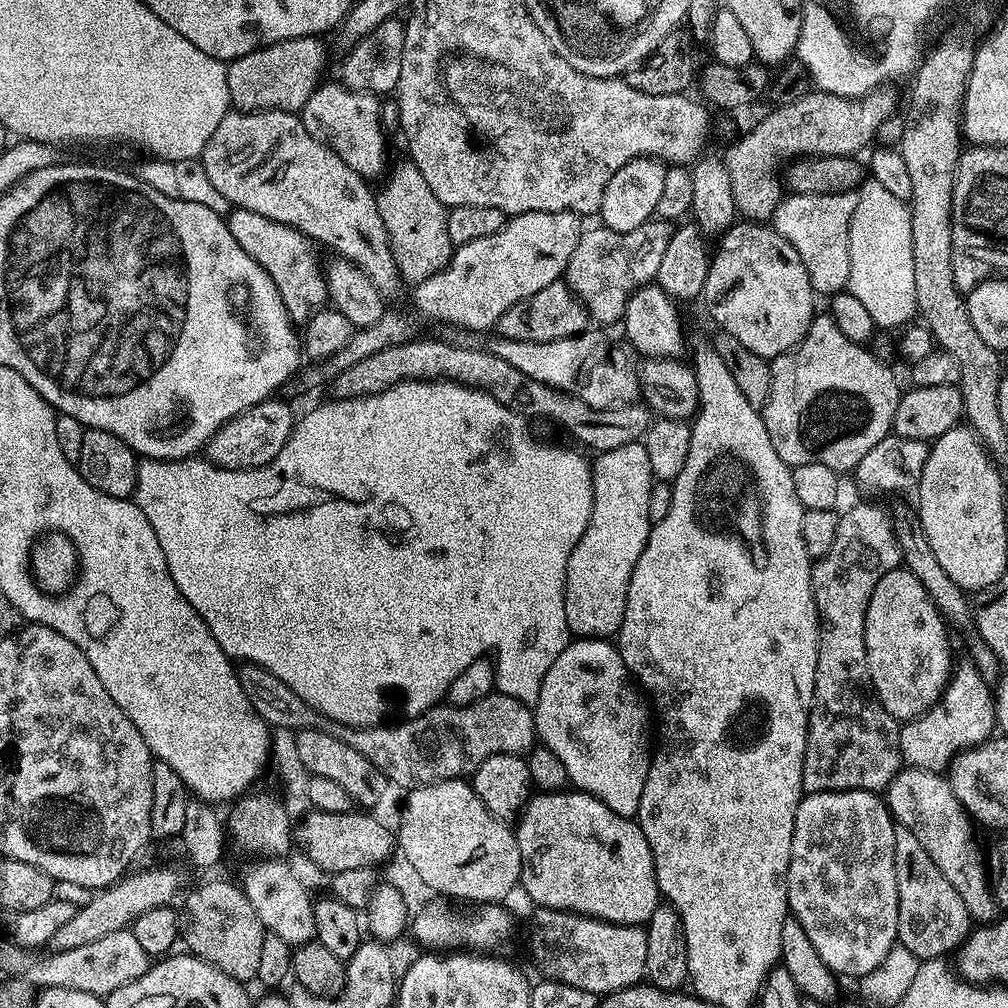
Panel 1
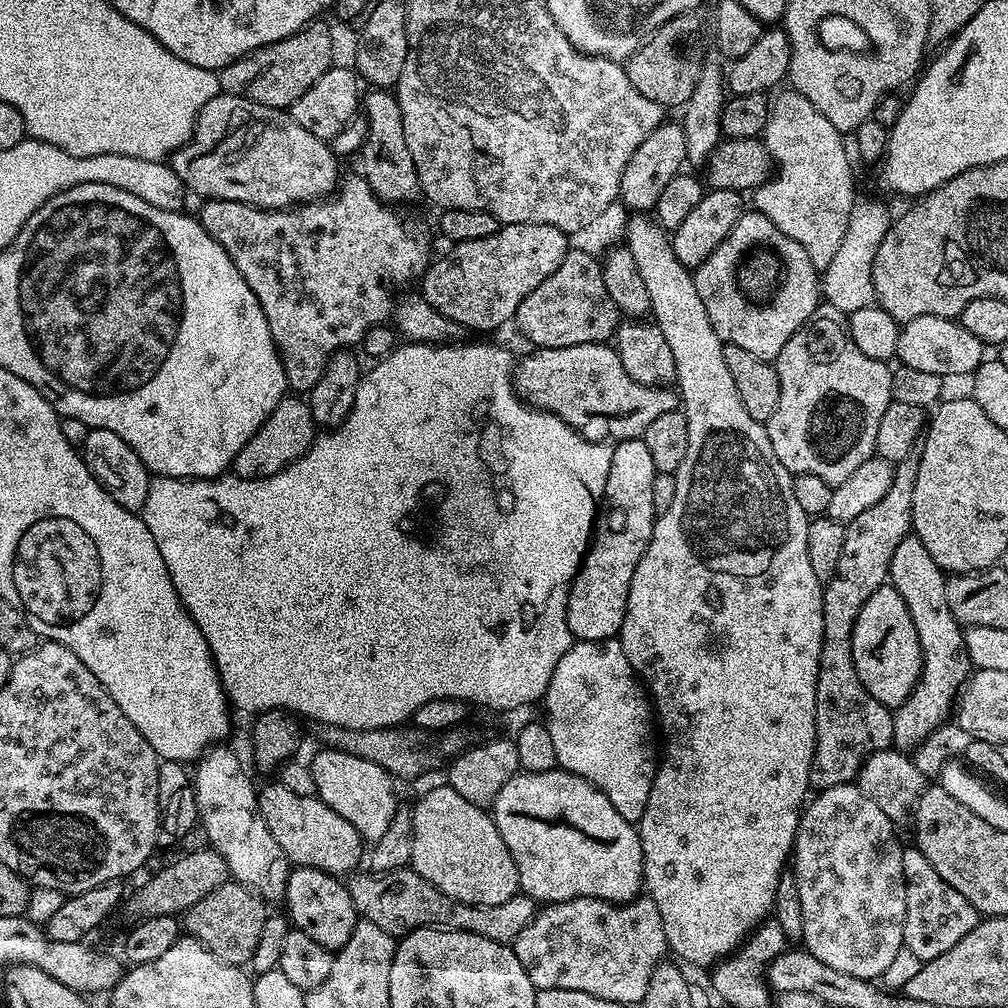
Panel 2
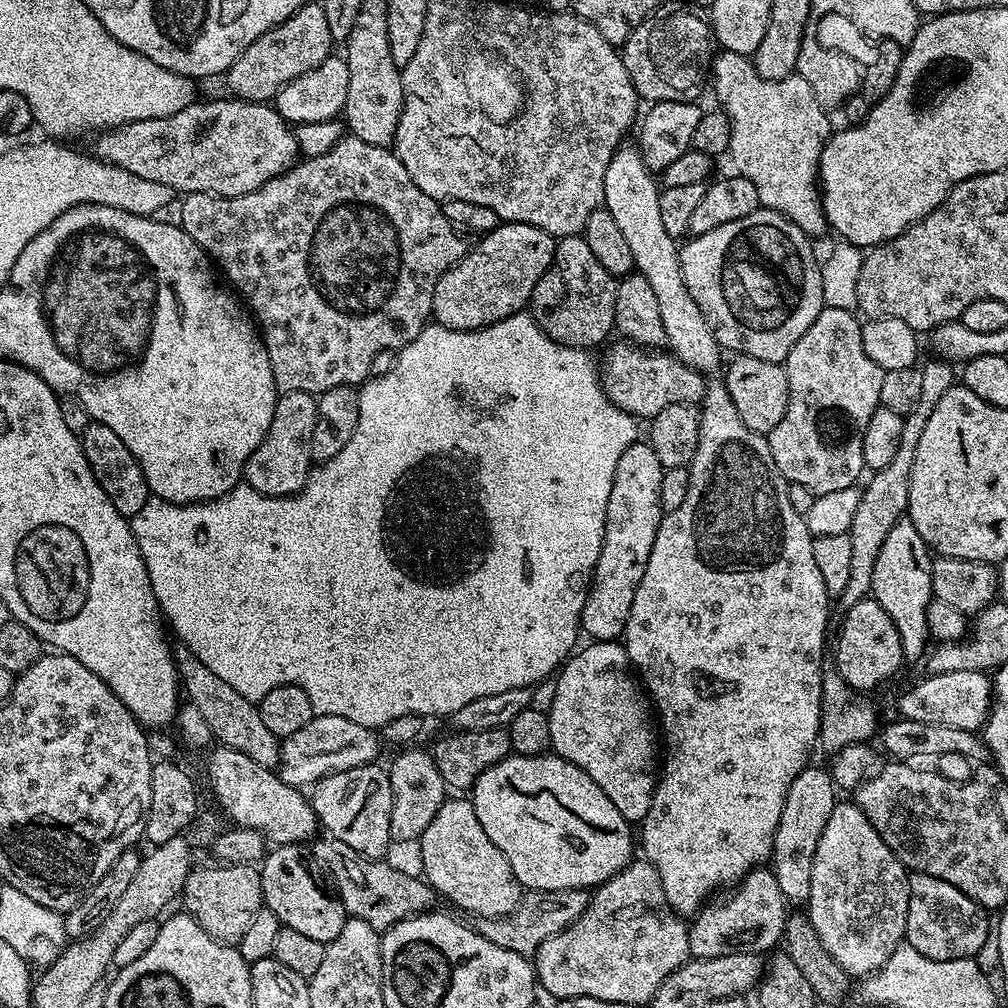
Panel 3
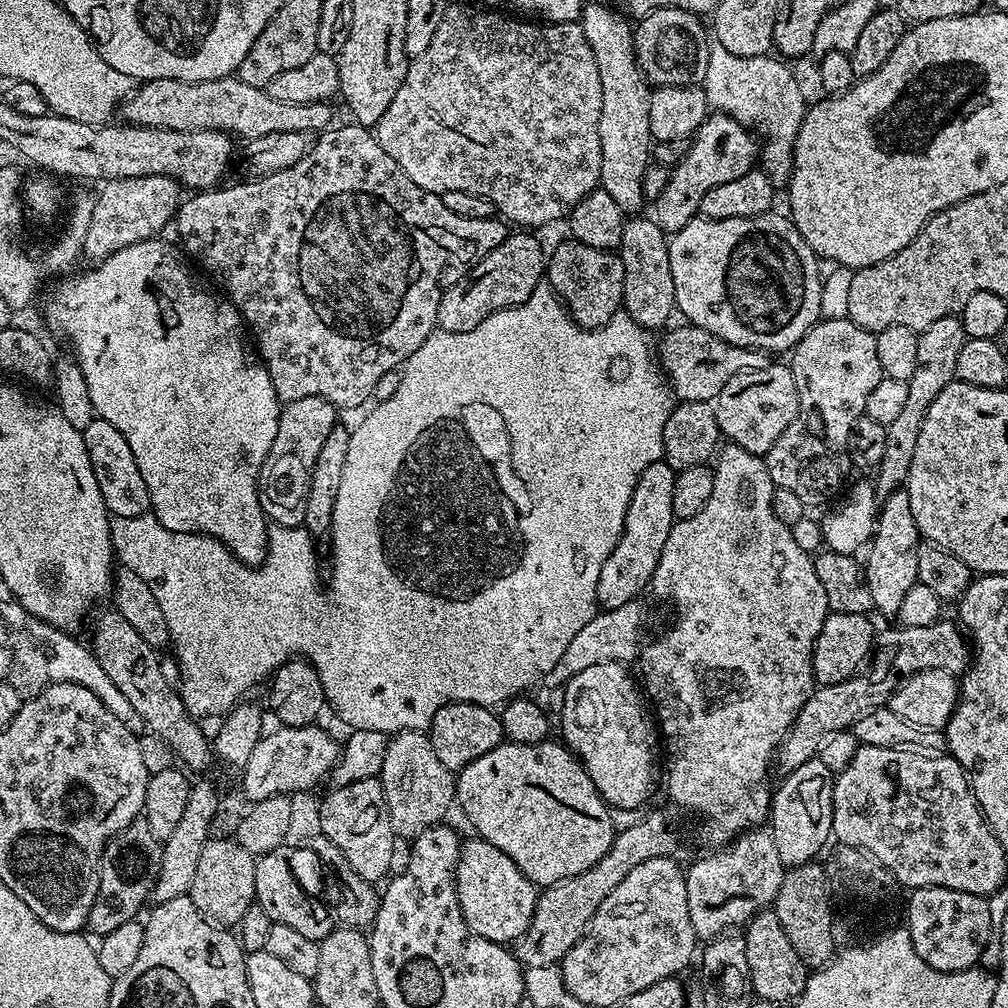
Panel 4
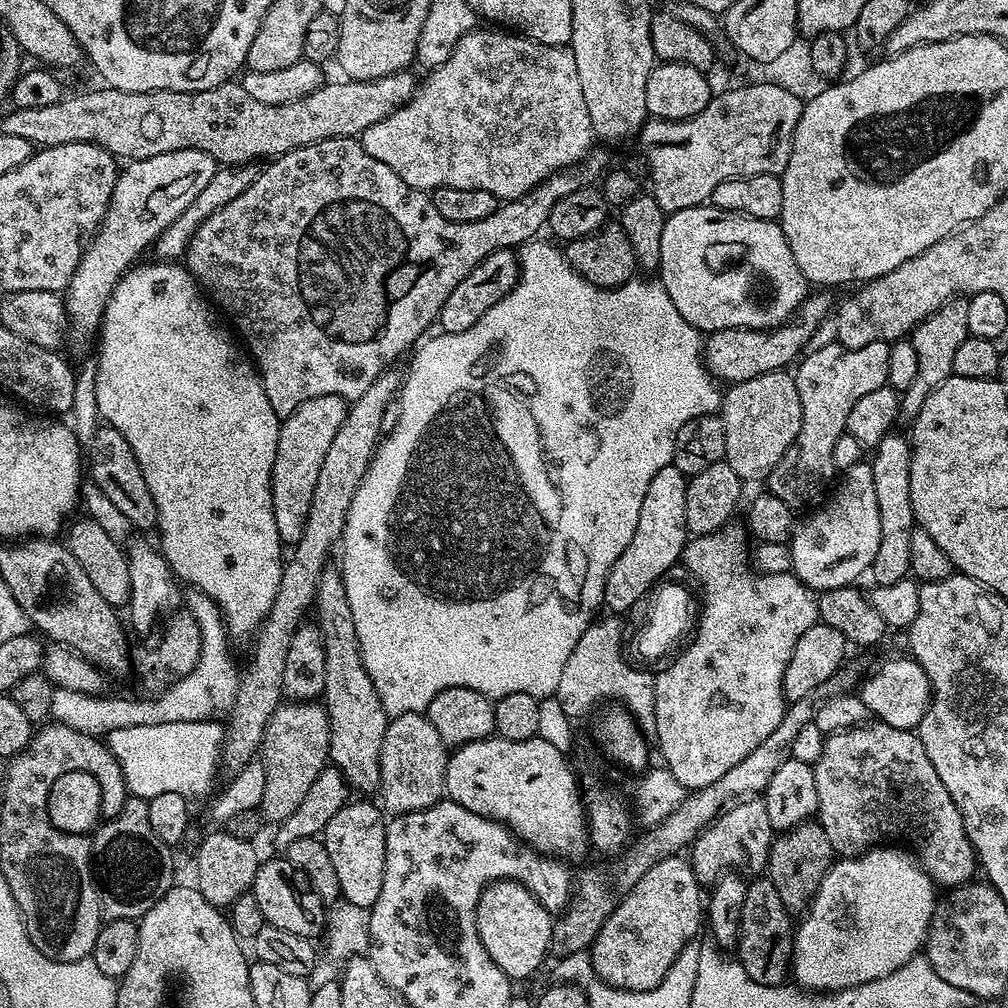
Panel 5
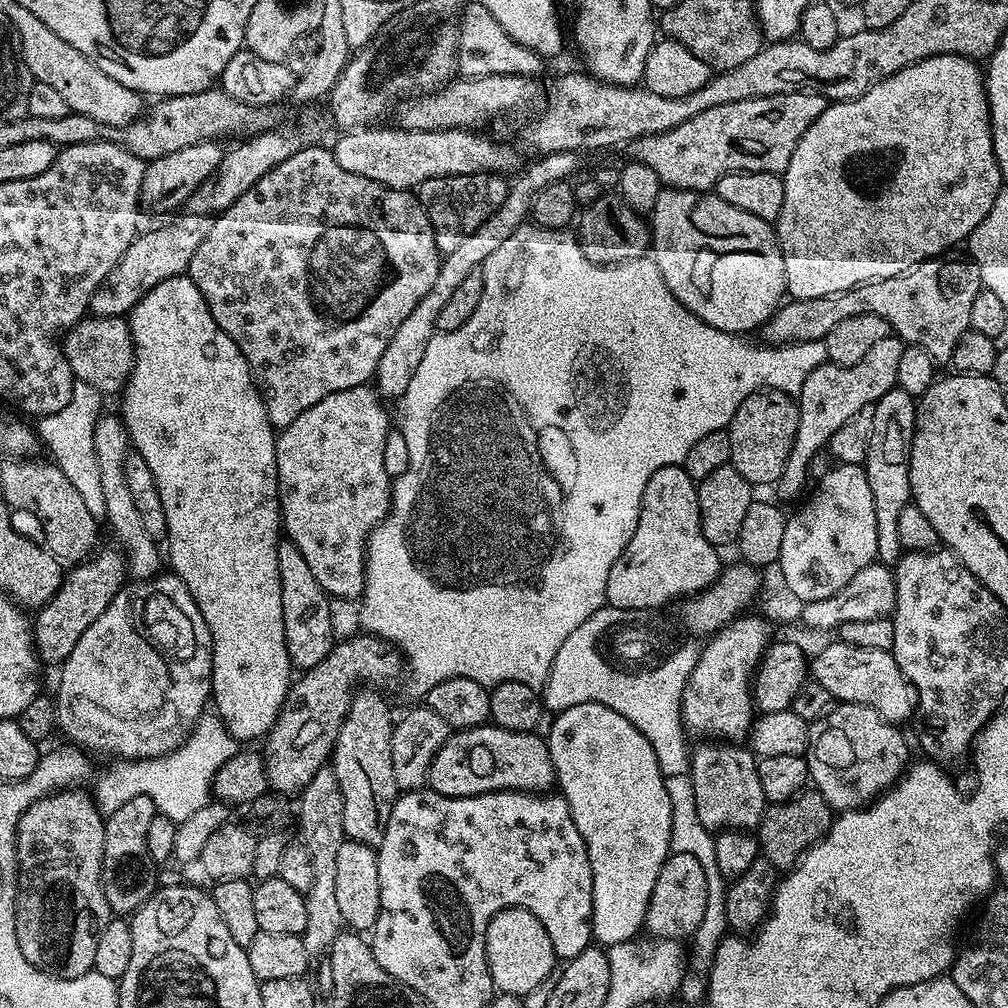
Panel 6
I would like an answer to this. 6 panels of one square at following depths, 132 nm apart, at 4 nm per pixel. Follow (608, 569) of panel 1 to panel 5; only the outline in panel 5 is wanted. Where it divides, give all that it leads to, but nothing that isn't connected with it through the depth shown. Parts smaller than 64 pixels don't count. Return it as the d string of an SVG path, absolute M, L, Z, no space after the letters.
M672 464L666 465L662 470L658 470L658 474L654 474L654 479L646 490L646 498L642 498L642 511L638 514L638 530L634 530L634 538L630 538L630 546L626 546L622 554L618 554L614 566L608 571L603 607L612 611L609 613L627 613L638 602L638 598L648 594L654 584L662 581L666 570L681 563L684 545L690 539L686 530L686 486L688 482L689 477L681 474Z

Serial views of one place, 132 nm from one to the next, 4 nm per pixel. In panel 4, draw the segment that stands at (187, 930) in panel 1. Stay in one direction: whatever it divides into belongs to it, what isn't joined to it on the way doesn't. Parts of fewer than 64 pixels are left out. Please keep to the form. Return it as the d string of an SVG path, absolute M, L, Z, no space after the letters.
M209 839L202 846L202 854L198 858L198 867L194 873L194 882L190 882L188 897L198 906L198 910L213 924L221 926L239 925L242 914L250 910L256 898L254 890L254 870L257 857L250 854L235 839Z

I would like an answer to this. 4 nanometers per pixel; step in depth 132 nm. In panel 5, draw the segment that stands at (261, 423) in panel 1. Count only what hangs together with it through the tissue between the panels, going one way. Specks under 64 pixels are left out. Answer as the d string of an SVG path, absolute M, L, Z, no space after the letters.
M322 394L322 398L310 398L294 414L283 417L272 467L272 501L274 522L278 522L278 534L285 545L295 546L302 538L318 470L328 463L326 450L330 450L330 442L334 442L334 434L338 434L338 426L342 426L347 413L348 404L342 397Z

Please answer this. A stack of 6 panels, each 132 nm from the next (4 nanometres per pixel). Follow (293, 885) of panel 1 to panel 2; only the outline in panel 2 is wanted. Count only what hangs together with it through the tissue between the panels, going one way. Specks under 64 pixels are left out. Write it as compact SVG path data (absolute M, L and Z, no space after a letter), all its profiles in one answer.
M224 744L213 745L195 763L192 777L199 825L207 832L209 847L222 854L229 875L237 883L250 888L266 902L283 901L292 865L282 852L282 848L278 846L278 842L275 841L270 830L267 829L265 820L261 818L257 810L256 797L258 792L256 786L253 786L237 754L226 747L228 746Z

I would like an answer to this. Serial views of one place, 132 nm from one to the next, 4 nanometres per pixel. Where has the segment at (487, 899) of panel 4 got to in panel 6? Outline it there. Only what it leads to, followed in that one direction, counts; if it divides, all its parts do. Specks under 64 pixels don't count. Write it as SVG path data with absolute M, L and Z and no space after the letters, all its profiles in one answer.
M531 907L504 908L494 914L494 918L486 926L484 953L488 959L492 987L497 993L527 997L527 992L534 991L544 979L547 981L557 967L556 948L552 945L551 934L548 933L549 925L541 917L540 921L532 912L535 911Z

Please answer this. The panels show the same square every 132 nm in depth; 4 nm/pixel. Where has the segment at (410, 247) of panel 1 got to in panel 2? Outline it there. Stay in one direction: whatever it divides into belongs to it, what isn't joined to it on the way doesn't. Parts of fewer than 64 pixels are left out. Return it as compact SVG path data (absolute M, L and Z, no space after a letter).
M368 90L362 96L362 114L369 122L365 142L359 150L358 160L364 169L364 181L382 202L412 200L421 195L414 158L406 146L406 130L402 130L402 110L395 95L388 90Z

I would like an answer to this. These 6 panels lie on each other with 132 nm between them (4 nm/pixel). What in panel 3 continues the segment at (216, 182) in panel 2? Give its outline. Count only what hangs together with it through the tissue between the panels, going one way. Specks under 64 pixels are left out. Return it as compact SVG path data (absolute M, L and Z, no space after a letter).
M204 100L188 104L178 114L170 114L166 118L150 118L135 120L124 124L121 128L104 130L95 137L97 160L104 160L114 166L122 166L122 170L130 170L130 174L138 174L138 178L146 178L150 182L162 182L162 186L170 186L173 193L209 192L211 196L241 196L258 190L270 178L278 178L287 172L298 160L298 149L293 129L288 121L276 113L275 107L268 102L254 100Z

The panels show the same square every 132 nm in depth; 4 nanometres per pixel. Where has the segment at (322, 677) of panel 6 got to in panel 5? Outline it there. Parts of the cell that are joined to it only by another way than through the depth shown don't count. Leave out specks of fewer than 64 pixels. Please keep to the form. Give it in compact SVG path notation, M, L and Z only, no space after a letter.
M284 702L274 710L262 745L266 786L262 790L258 811L265 821L281 822L298 809L319 772L329 763L329 742L328 711L323 703Z

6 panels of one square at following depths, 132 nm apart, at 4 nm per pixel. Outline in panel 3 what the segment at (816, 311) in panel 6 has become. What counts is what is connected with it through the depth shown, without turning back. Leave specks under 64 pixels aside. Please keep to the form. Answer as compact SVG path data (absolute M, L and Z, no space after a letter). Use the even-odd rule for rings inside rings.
M619 342L604 356L599 365L600 383L604 392L624 412L637 418L651 418L662 414L666 406L699 405L704 399L705 373L686 366L668 350L649 350L631 342ZM941 358L925 359L919 365L922 374L922 398L918 398L918 406L904 417L902 438L898 442L898 450L894 452L894 462L882 470L871 473L867 478L868 485L863 485L861 501L855 511L854 520L850 523L848 537L850 538L852 562L850 566L850 579L846 582L846 590L838 598L841 609L852 608L862 602L871 593L872 579L874 578L874 561L878 558L878 550L882 550L882 542L886 542L886 534L902 519L908 511L910 498L910 474L914 454L918 451L918 441L922 439L922 429L930 414L934 414L934 406L938 406L938 398L946 394L946 390L954 387L958 380L958 372L949 361Z

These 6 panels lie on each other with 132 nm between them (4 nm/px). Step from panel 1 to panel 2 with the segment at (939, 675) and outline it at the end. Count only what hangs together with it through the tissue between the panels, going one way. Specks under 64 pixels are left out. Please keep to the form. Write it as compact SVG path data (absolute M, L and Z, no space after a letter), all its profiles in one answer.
M886 582L866 598L866 606L862 606L858 622L854 622L852 649L854 670L858 670L862 686L866 686L882 706L890 710L900 708L920 681L924 652L918 642L918 630L914 630L914 618L910 618L902 594L898 594L891 583Z

